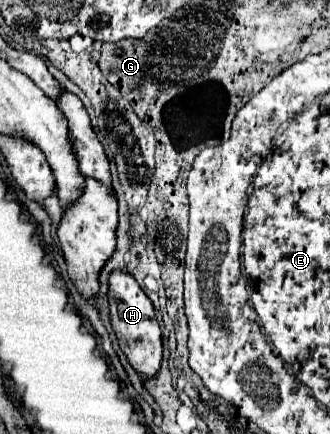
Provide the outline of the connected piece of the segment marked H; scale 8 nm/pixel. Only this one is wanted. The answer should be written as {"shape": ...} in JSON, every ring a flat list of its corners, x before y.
{"shape":[[123,270,111,272,107,296,109,296,109,308,111,308,111,326,117,334,119,348,127,356,129,364,141,376,153,378,155,372,159,370,163,348,161,348,161,330,159,330,155,310,153,310,149,296,143,292,143,288,135,280,135,276,131,276,129,272,123,272]]}

